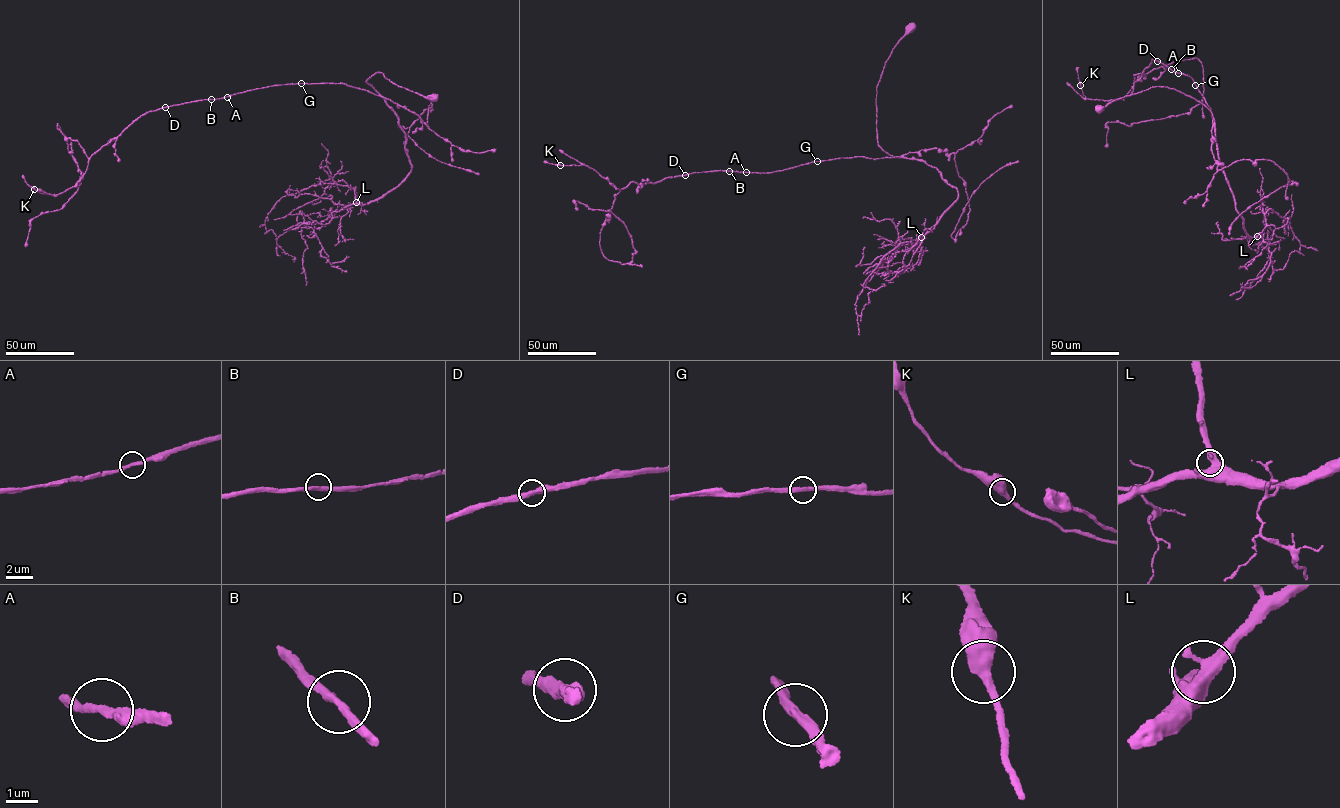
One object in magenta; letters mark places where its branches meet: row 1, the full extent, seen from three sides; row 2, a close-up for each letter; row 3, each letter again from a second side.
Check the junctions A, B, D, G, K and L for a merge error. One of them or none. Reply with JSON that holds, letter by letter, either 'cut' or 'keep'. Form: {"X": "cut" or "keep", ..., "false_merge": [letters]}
{"A": "keep", "B": "keep", "D": "keep", "G": "keep", "K": "keep", "L": "keep", "false_merge": []}

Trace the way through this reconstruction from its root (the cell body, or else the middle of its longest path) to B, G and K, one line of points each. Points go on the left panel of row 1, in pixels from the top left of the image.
B: (433, 98), (399, 87), (379, 71), (366, 81), (382, 97), (342, 83), (306, 83), (258, 88), (211, 99)
G: (433, 98), (399, 87), (379, 71), (366, 81), (382, 97), (342, 83), (301, 83)
K: (433, 98), (379, 71), (366, 81), (382, 97), (306, 83), (173, 105), (95, 152), (74, 186), (34, 189)

